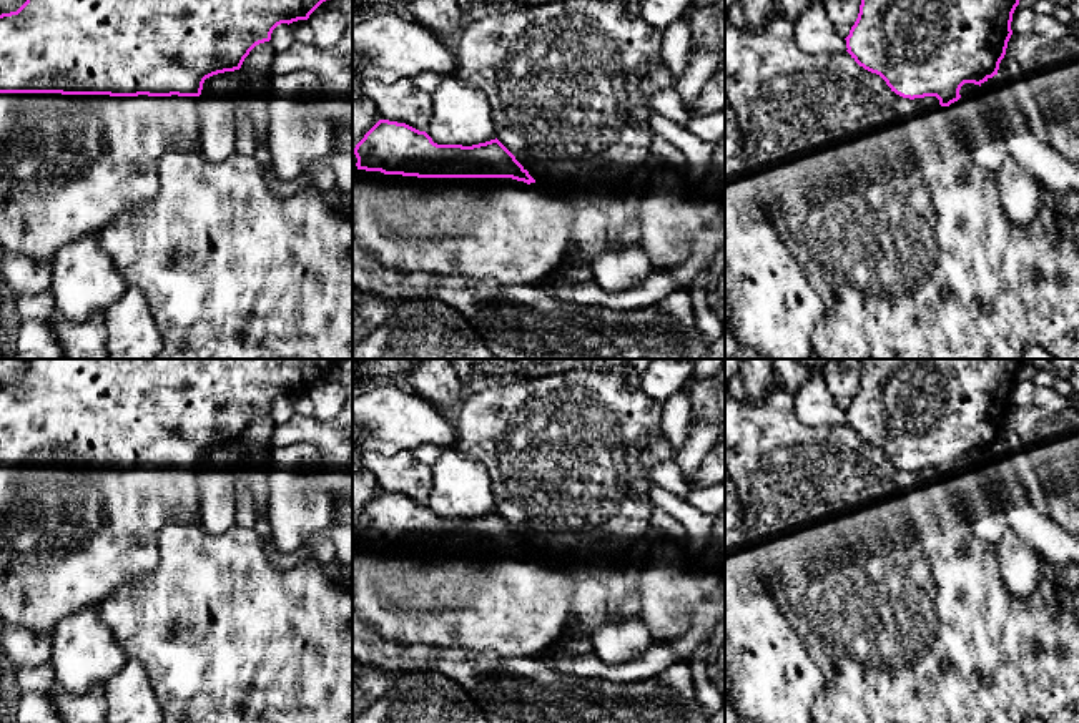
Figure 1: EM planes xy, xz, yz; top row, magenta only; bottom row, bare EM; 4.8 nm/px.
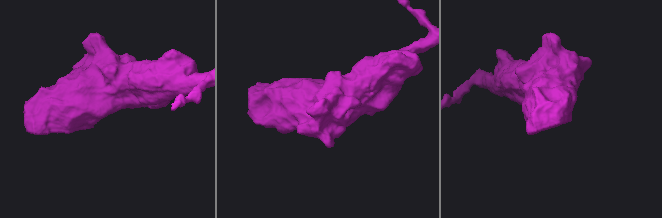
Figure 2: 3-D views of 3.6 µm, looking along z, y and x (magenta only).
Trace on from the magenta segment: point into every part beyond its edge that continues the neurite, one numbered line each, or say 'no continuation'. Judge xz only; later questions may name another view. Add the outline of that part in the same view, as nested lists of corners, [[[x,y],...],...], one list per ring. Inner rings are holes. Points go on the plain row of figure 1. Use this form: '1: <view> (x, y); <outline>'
1: xz (486, 600); [[[354,542],[352,612],[384,640],[542,657],[574,628],[577,582],[539,555]]]

